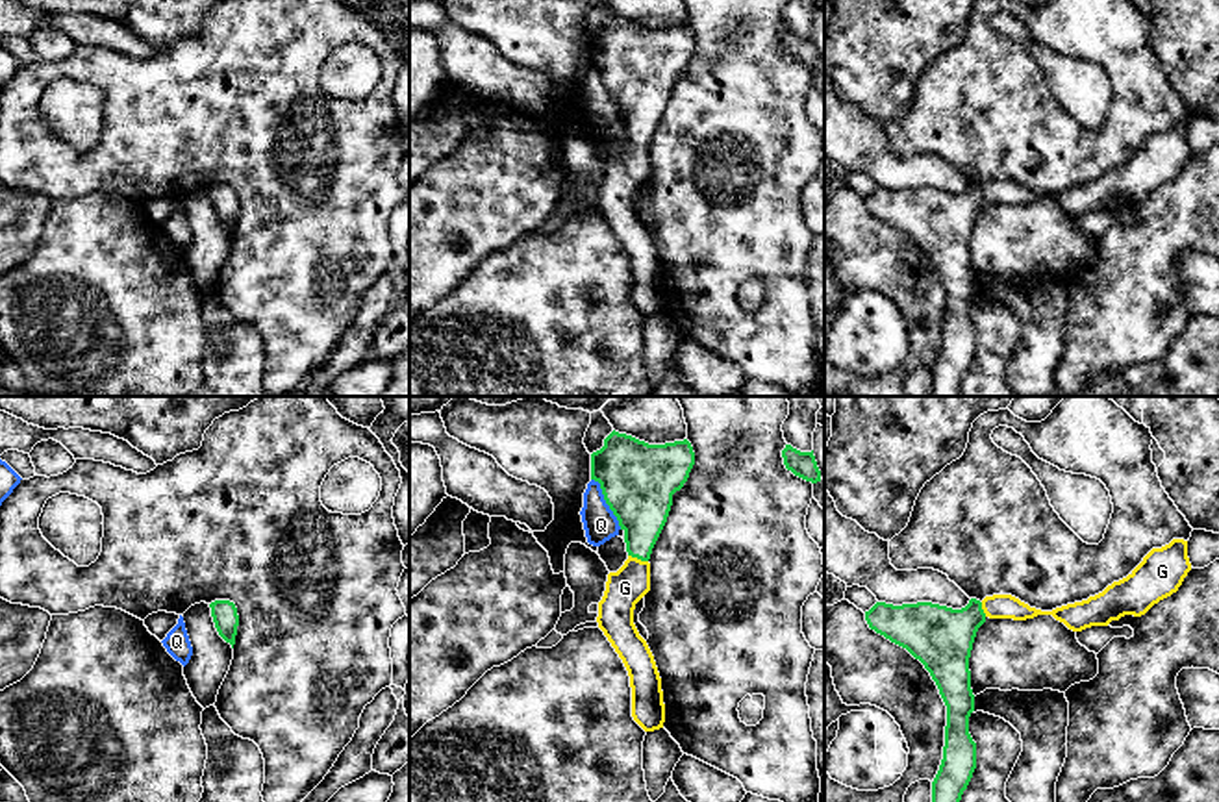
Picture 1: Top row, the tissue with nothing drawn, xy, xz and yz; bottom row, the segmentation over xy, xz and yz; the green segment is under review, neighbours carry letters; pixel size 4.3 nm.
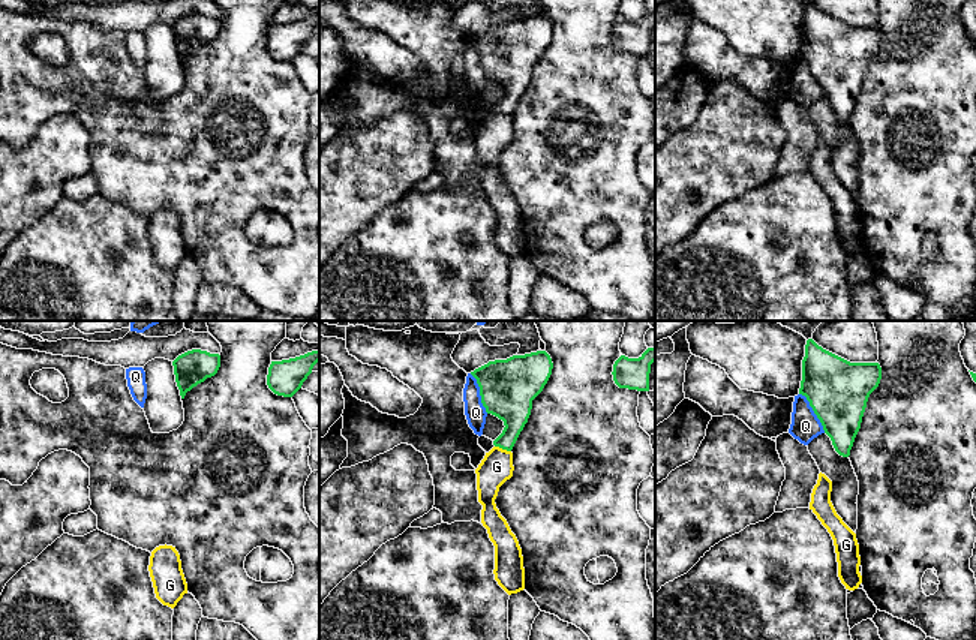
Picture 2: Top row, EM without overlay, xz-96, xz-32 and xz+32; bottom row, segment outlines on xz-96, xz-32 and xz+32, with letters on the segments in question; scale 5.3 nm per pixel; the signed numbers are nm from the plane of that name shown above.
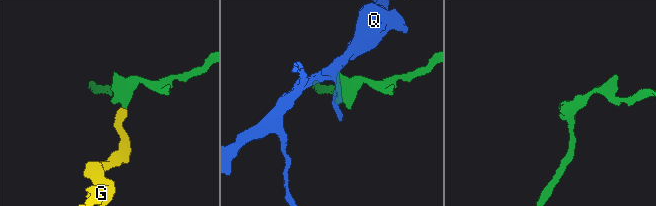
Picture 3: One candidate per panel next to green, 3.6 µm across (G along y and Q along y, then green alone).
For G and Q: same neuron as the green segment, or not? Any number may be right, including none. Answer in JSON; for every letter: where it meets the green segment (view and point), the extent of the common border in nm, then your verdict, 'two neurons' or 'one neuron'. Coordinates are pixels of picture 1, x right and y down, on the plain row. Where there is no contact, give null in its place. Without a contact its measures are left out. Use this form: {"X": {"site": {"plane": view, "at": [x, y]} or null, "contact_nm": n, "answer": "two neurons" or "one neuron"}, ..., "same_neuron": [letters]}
{"G": {"site": {"plane": "xz", "at": [638, 143]}, "contact_nm": 90, "answer": "one neuron"}, "Q": {"site": {"plane": "xz", "at": [606, 87]}, "contact_nm": 260, "answer": "two neurons"}, "same_neuron": ["G"]}

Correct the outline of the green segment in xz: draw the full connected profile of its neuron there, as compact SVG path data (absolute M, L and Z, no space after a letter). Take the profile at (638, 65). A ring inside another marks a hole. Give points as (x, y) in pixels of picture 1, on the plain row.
M611 17L604 31L591 39L591 65L600 69L610 94L624 117L628 144L617 157L608 159L606 176L598 187L598 213L622 244L632 272L632 302L645 315L663 313L665 289L661 263L647 226L634 209L635 189L650 176L650 139L667 107L672 80L684 72L695 50L695 37L687 24L648 30L632 20Z

